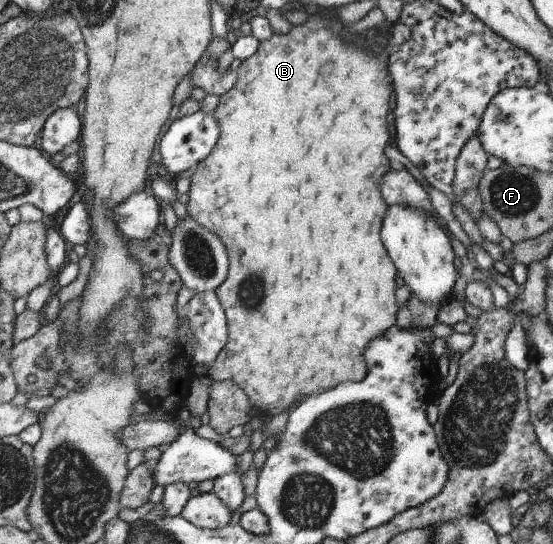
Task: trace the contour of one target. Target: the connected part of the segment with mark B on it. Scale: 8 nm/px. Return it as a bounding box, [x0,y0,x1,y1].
[187,16,411,417]

